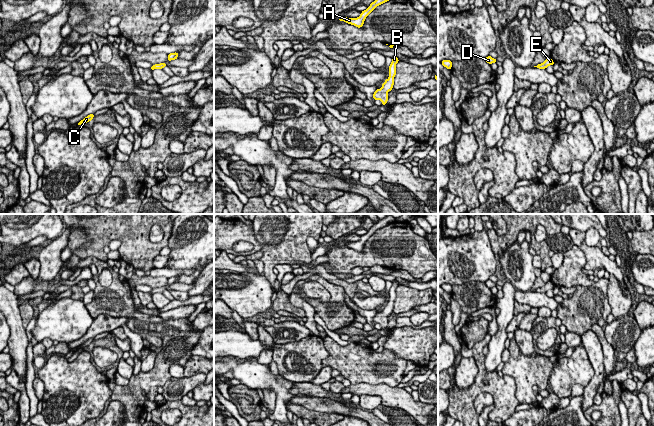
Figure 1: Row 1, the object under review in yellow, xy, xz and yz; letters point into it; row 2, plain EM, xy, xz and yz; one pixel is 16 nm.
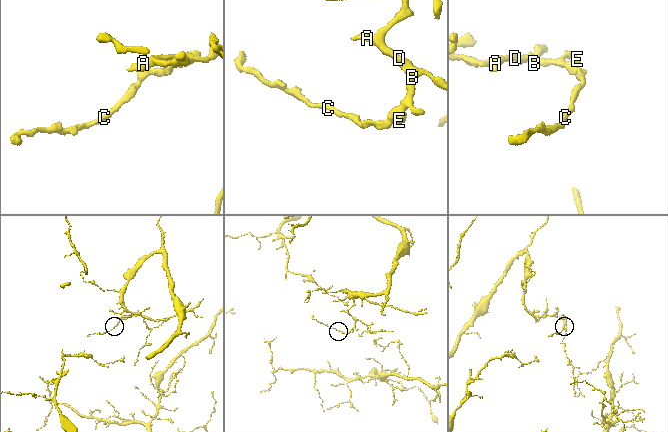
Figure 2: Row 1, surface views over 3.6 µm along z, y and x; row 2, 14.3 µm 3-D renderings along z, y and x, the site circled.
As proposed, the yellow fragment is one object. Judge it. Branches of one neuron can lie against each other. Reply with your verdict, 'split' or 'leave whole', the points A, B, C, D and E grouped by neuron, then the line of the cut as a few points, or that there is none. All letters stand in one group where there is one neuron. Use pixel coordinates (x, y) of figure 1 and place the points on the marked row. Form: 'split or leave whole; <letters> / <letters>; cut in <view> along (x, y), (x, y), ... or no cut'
leave whole; A B C D E; no cut

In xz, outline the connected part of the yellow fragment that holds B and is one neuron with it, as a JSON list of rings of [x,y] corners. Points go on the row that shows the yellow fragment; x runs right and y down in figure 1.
[[[394,56],[389,66],[389,78],[386,79],[384,83],[382,83],[382,88],[377,89],[373,94],[374,100],[380,100],[382,102],[382,105],[387,104],[388,101],[387,93],[393,89],[394,77],[396,75],[396,64],[398,62],[399,59],[396,56]]]

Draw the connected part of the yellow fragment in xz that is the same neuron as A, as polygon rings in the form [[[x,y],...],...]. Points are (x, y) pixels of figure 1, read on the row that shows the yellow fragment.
[[[375,0],[370,4],[370,6],[361,12],[361,15],[357,18],[347,18],[347,17],[341,17],[338,19],[338,21],[344,21],[348,24],[354,25],[358,28],[361,28],[364,24],[364,21],[366,17],[378,6],[381,5],[389,0]]]

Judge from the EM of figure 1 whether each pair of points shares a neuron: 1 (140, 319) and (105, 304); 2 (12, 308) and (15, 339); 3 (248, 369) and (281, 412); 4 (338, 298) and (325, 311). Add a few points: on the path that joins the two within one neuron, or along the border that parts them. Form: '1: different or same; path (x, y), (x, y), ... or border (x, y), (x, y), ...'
1: same; path (131, 313), (121, 304), (114, 304)
2: same; path (13, 316), (15, 331)
3: same; path (261, 377), (269, 381), (281, 393), (281, 399)
4: same; path (335, 301), (328, 308)

